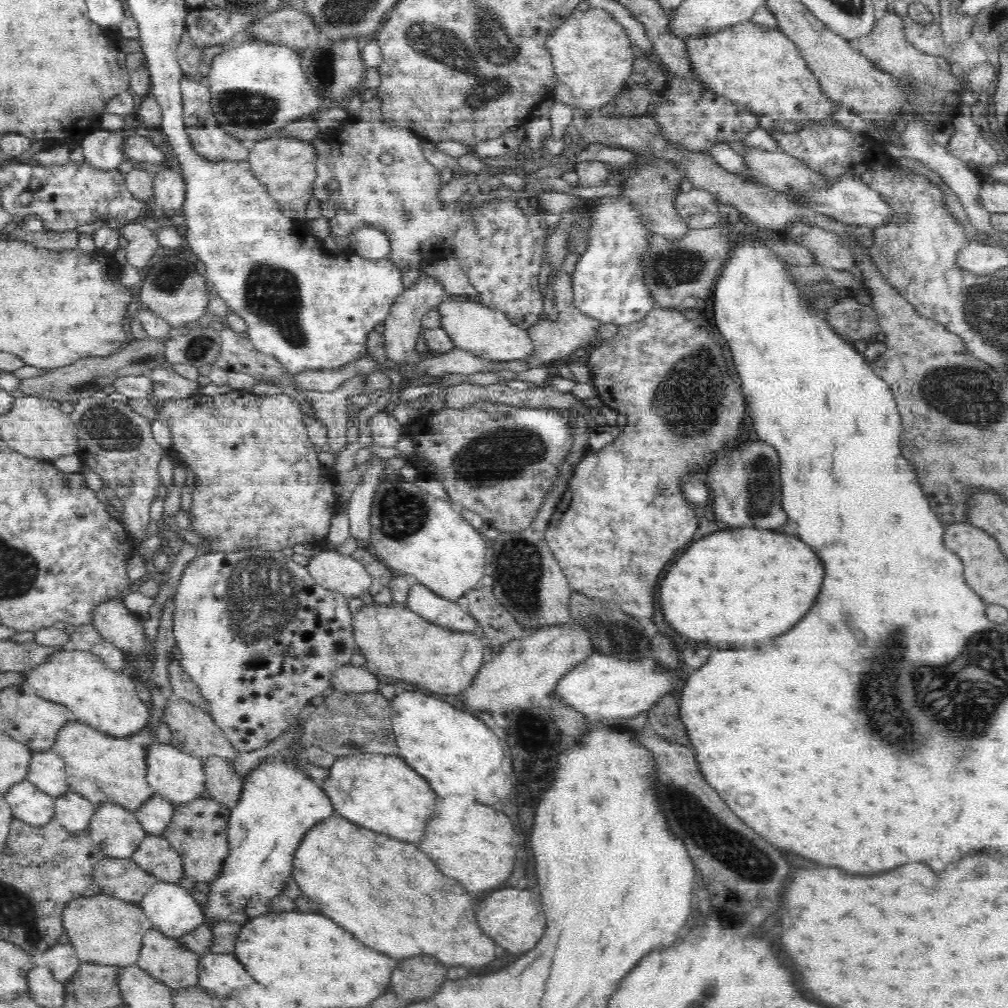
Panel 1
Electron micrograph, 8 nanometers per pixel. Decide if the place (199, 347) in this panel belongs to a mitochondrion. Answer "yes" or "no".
yes

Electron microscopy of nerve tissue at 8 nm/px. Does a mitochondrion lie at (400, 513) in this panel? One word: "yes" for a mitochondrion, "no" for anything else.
yes

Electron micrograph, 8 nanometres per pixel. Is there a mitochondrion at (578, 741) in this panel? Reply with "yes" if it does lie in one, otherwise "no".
no

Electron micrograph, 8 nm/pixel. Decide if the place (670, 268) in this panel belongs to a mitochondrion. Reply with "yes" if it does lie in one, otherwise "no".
yes

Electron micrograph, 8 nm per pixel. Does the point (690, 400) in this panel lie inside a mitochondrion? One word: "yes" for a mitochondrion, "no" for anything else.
yes

